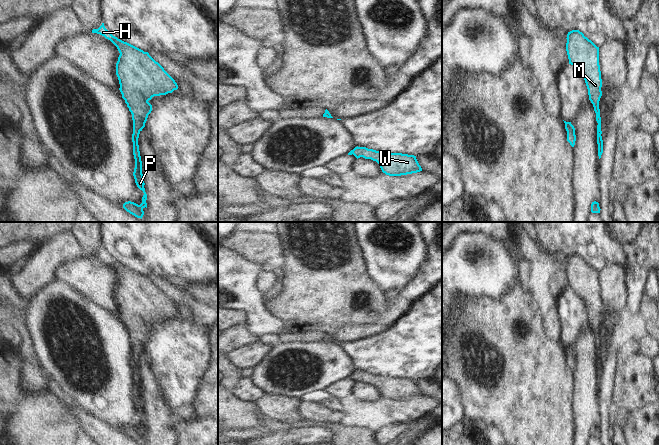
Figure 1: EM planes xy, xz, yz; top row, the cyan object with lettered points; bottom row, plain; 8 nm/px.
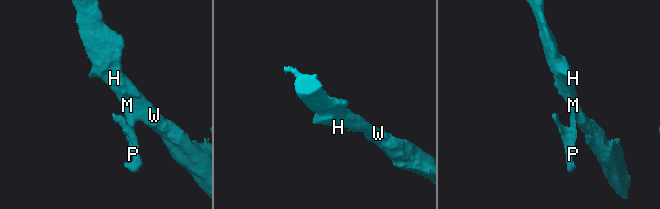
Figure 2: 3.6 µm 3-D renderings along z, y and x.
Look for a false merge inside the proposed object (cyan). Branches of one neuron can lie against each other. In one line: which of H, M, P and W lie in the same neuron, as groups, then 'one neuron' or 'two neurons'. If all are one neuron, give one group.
groups H M P W; one neuron

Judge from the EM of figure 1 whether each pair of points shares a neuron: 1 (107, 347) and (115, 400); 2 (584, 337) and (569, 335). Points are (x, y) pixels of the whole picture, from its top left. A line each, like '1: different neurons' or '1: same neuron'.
1: same neuron
2: different neurons

